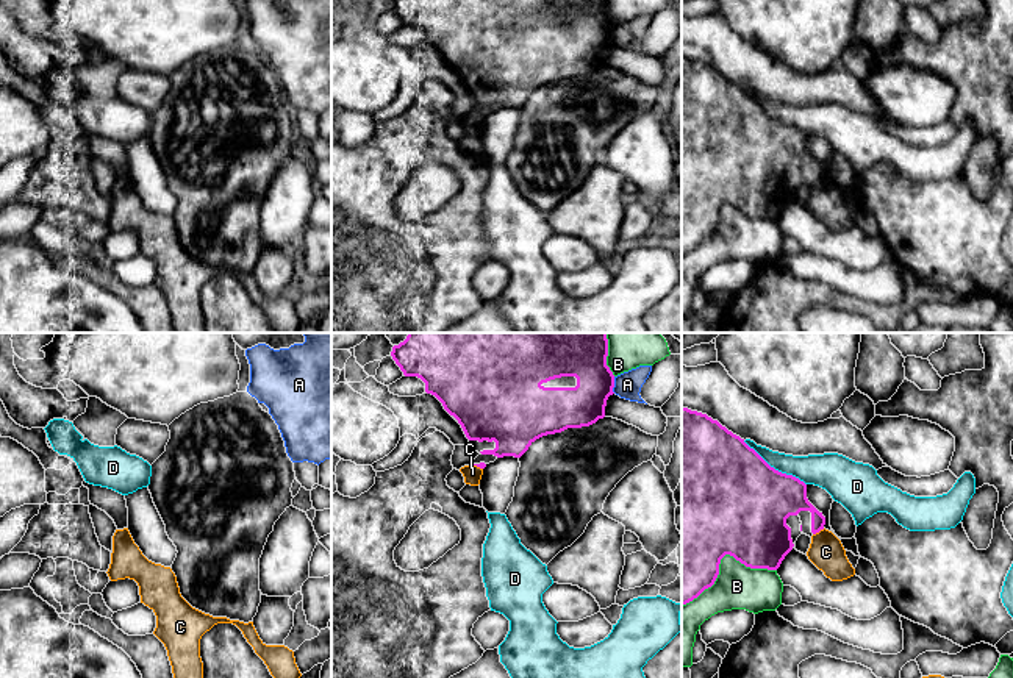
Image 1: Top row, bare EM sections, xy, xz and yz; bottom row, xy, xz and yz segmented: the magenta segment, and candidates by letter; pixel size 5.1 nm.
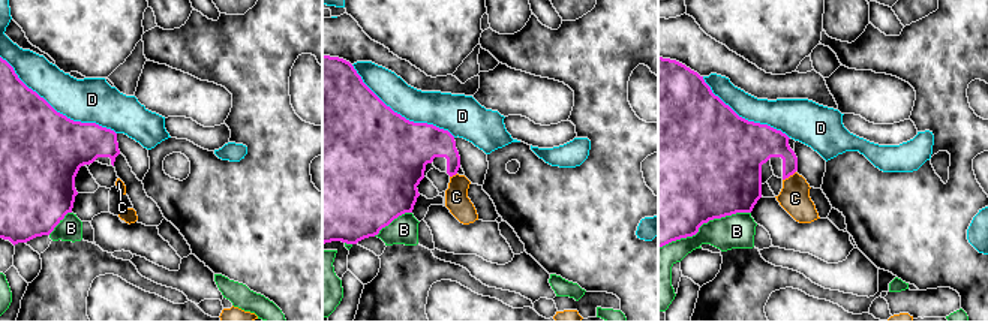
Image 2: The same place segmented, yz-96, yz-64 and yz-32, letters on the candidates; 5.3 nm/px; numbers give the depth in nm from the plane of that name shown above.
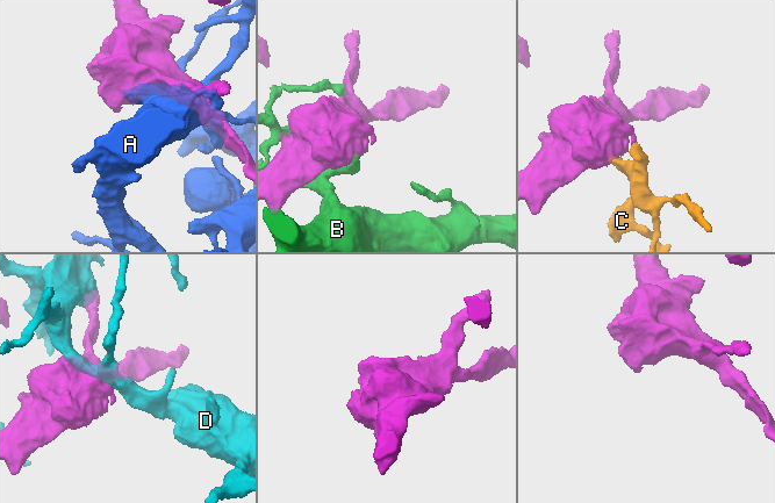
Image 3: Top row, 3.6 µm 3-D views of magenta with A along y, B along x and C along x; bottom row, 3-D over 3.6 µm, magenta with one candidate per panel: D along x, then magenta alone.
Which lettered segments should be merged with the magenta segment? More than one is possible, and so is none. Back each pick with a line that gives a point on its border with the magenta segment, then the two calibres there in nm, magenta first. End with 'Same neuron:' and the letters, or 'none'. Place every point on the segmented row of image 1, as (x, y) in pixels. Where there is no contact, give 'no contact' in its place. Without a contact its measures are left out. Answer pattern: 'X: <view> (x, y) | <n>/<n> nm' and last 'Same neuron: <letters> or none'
Same neuron: none

